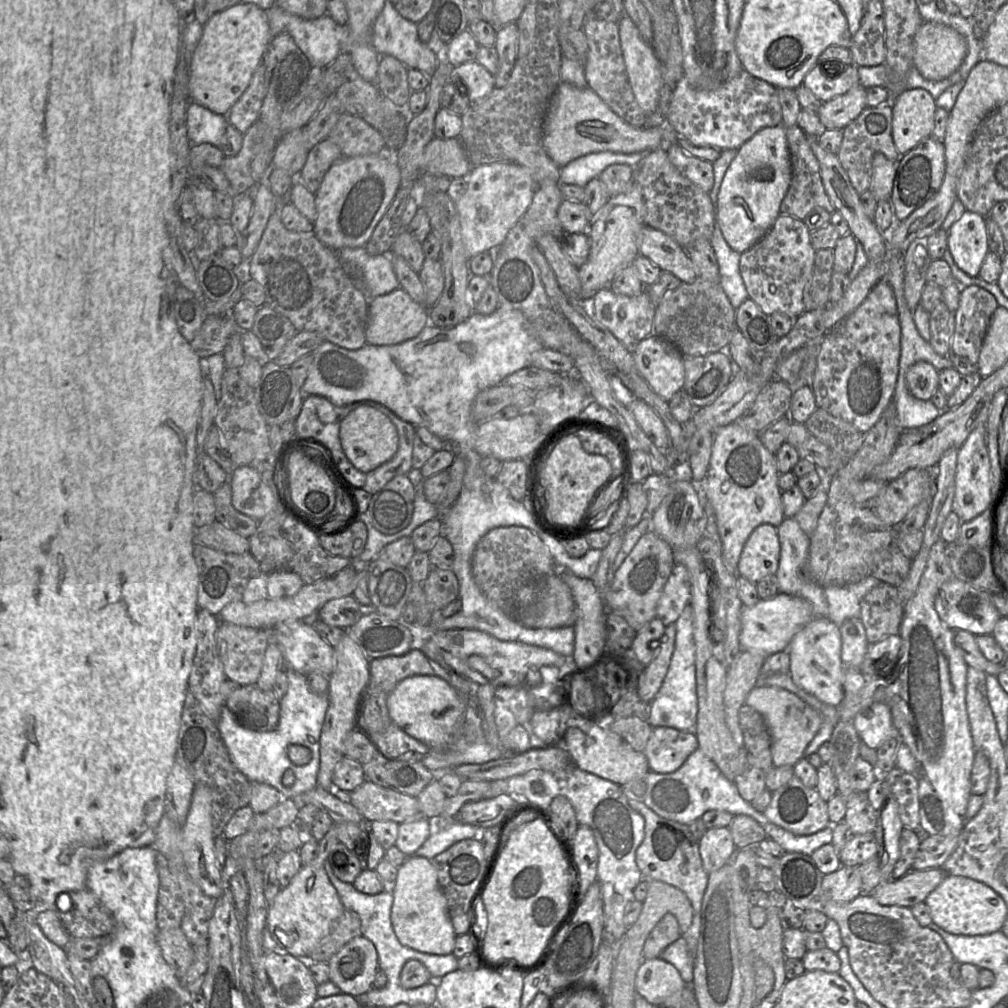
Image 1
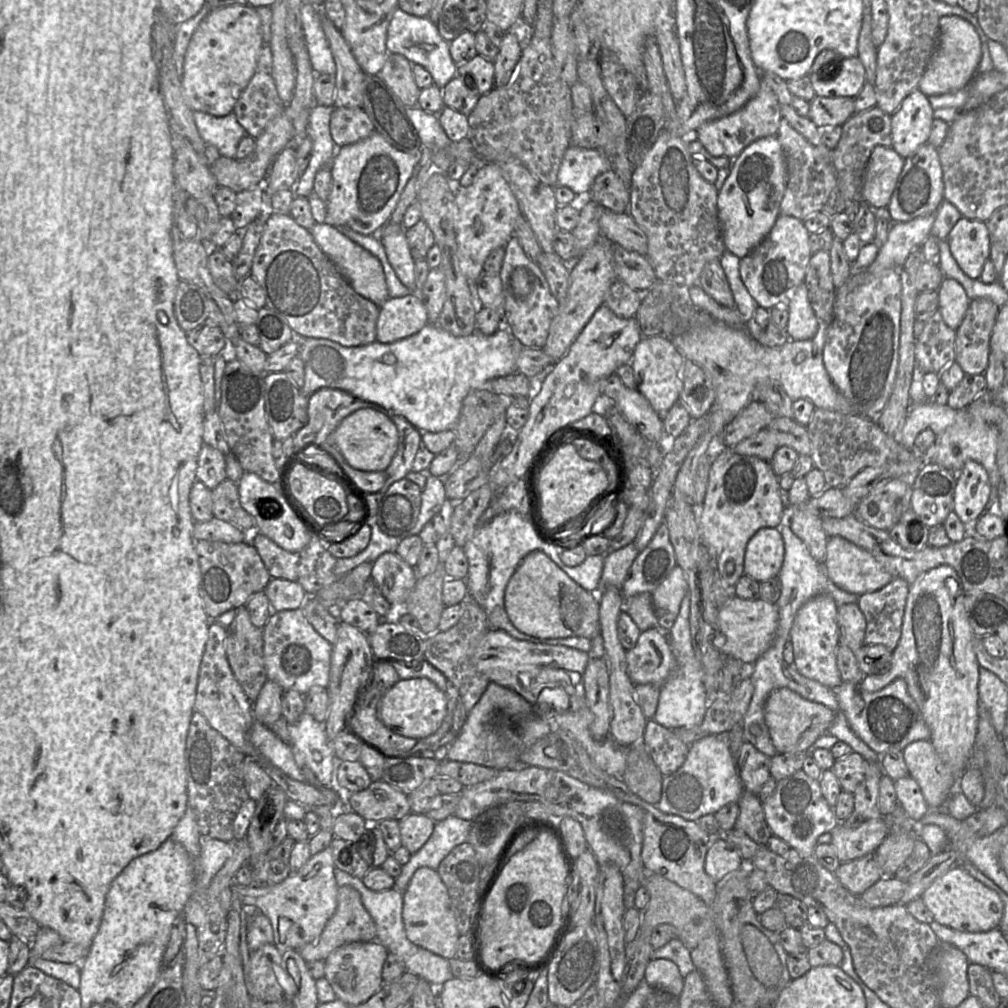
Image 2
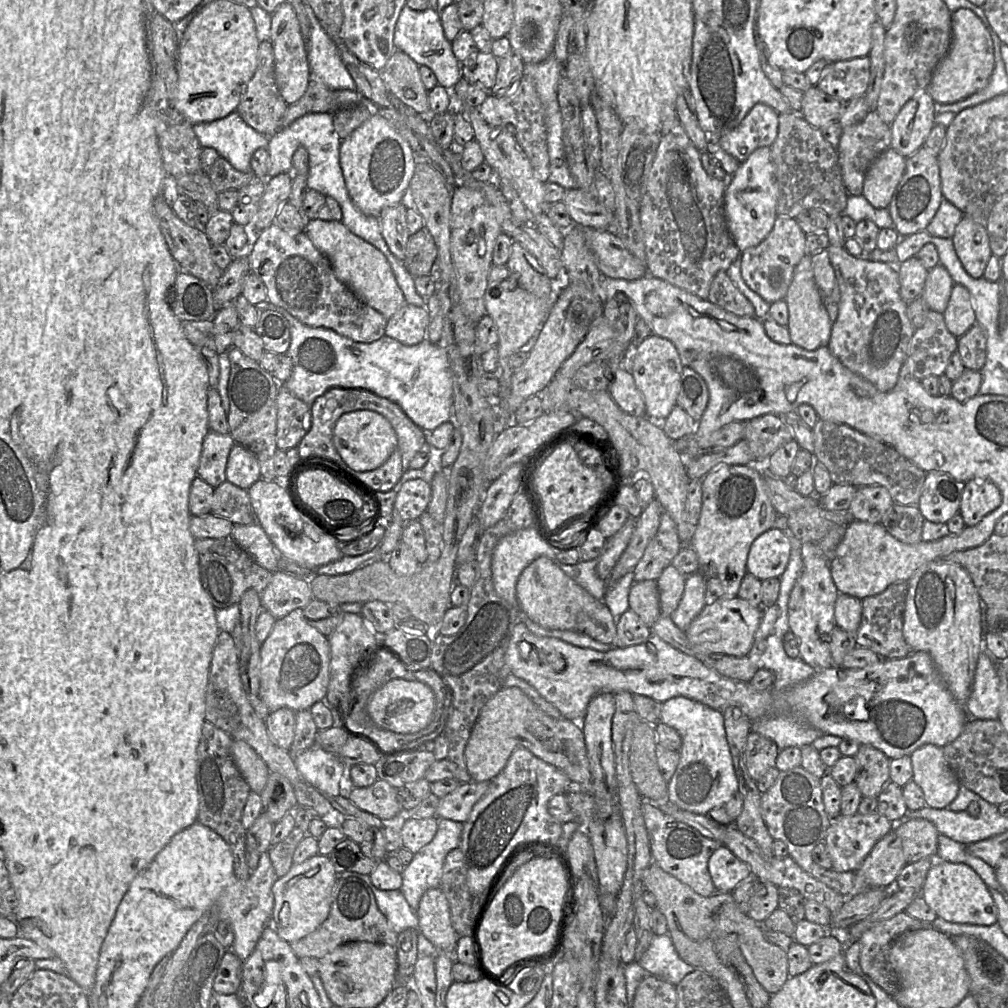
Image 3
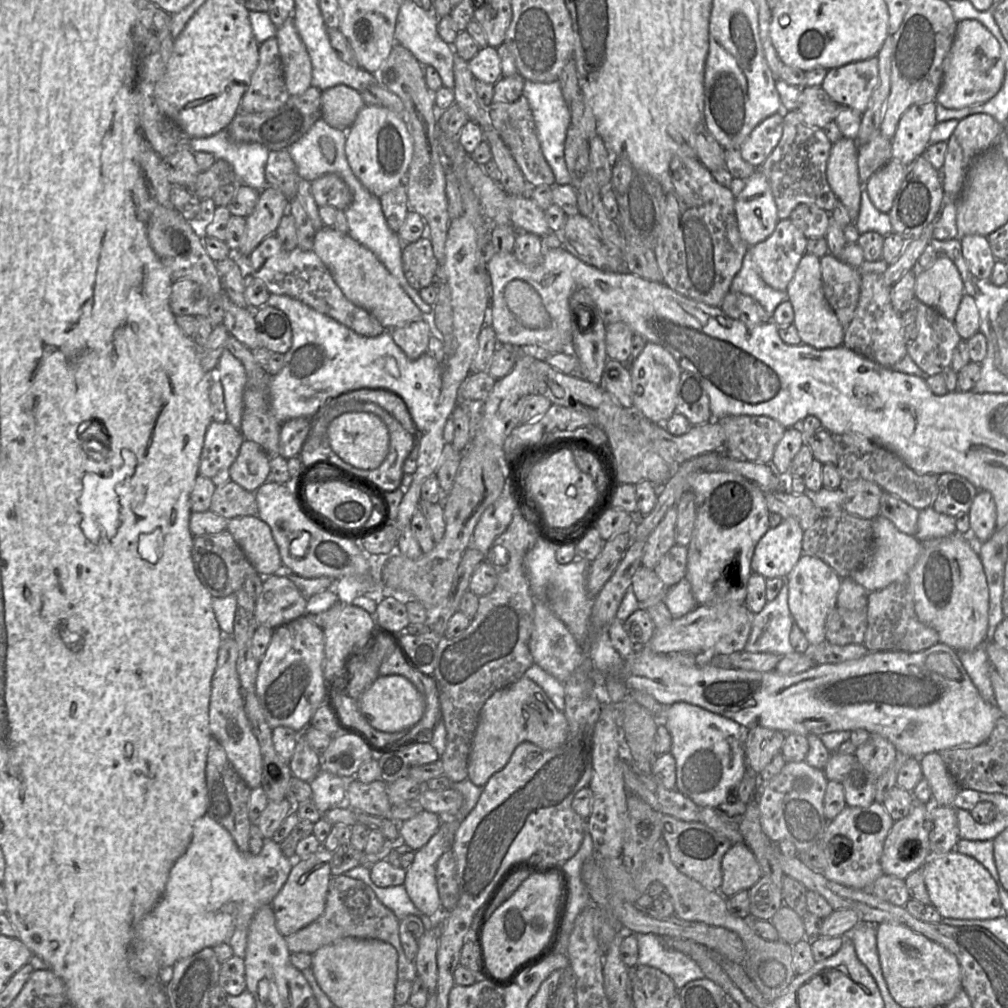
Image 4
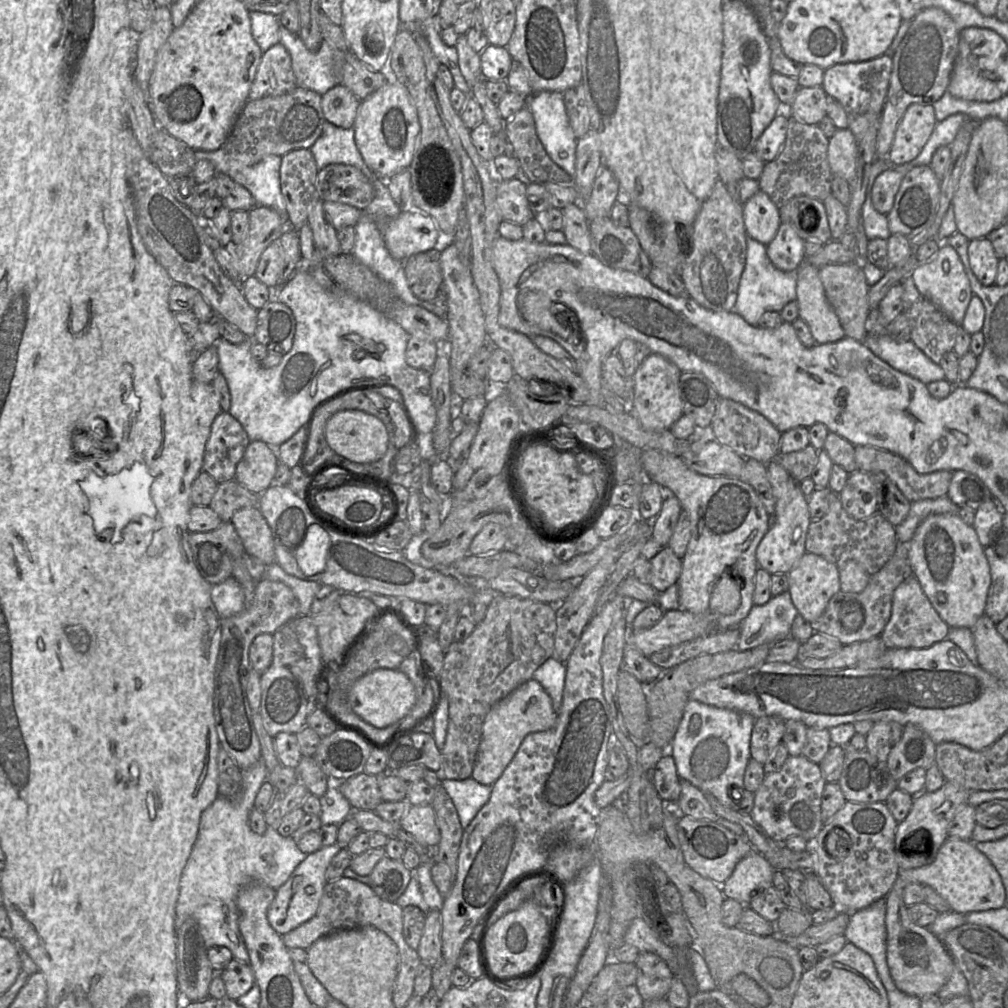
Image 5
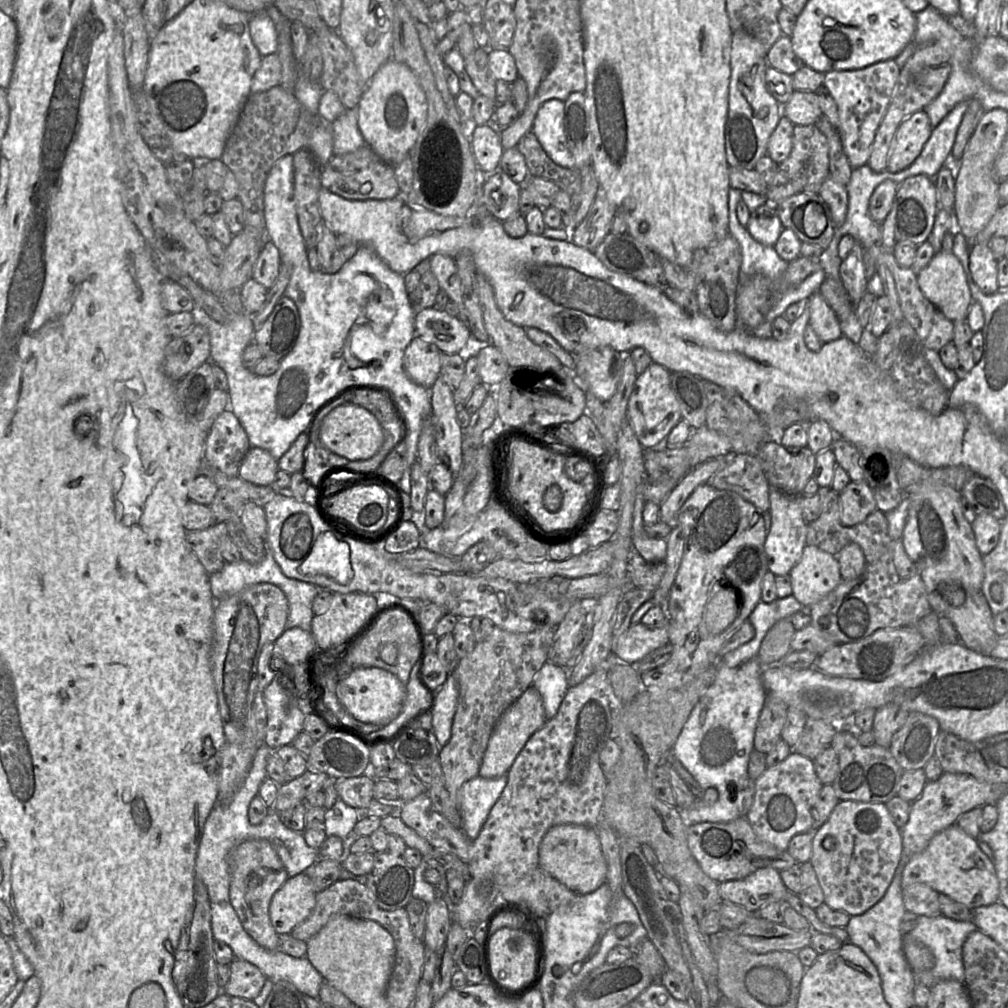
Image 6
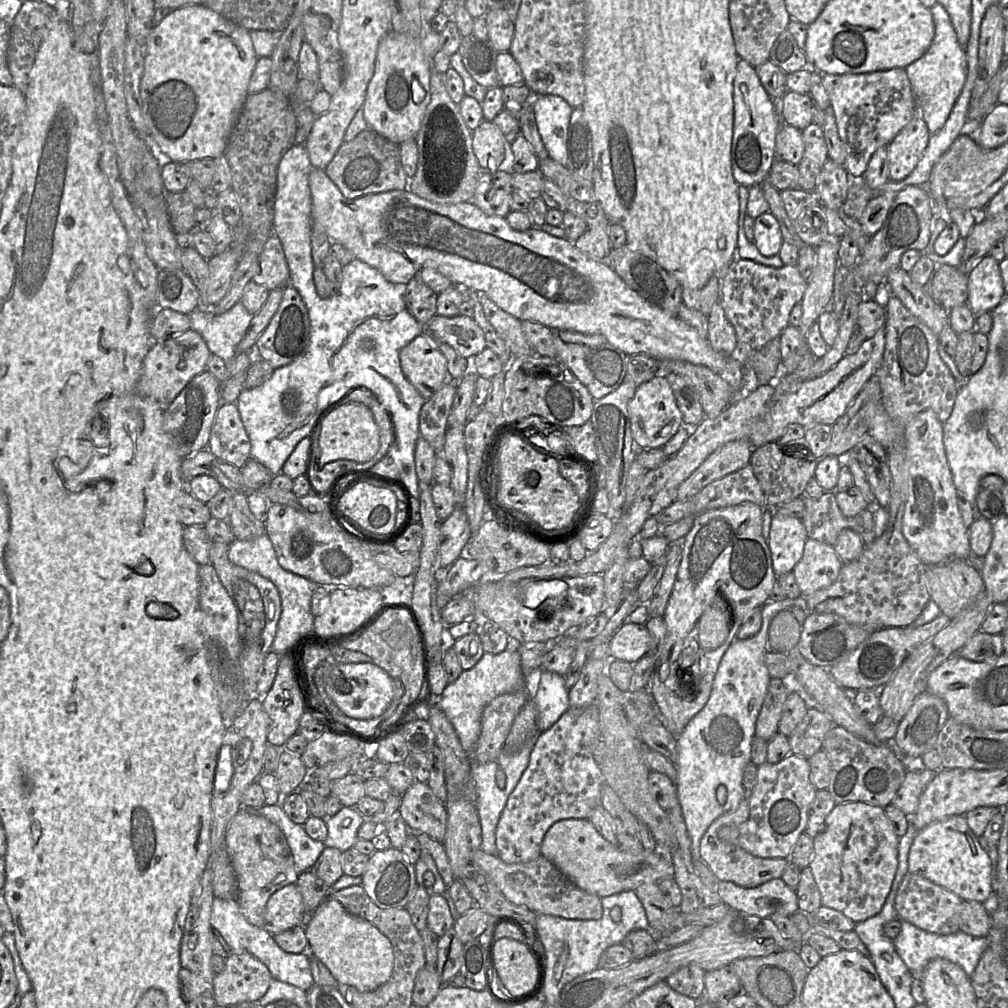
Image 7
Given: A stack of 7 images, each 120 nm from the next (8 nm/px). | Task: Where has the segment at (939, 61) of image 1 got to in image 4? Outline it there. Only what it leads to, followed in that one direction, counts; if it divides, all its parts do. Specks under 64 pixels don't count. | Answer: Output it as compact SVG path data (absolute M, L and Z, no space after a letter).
M961 20L957 23L953 43L943 62L942 83L935 102L948 109L983 104L999 92L1004 77L1005 64L994 35L978 20Z

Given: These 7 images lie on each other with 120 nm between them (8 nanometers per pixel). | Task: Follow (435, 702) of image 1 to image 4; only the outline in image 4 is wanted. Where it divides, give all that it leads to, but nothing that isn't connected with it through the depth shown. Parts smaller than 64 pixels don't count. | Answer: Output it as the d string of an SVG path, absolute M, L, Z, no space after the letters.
M401 675L379 676L359 699L359 709L367 723L378 731L395 733L411 729L424 714L425 702L421 693Z

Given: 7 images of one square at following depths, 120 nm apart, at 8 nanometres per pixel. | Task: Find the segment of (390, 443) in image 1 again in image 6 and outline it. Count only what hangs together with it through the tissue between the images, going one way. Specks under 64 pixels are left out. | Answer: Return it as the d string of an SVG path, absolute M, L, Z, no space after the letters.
M341 404L325 415L320 427L320 439L329 450L351 461L373 457L384 442L384 431L377 418L358 405Z

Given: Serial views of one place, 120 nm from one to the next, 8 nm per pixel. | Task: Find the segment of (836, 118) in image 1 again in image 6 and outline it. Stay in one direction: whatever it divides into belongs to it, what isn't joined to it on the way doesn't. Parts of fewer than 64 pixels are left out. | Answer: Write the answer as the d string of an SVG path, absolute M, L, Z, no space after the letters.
M794 90L784 105L784 115L794 125L814 124L823 114L816 91Z

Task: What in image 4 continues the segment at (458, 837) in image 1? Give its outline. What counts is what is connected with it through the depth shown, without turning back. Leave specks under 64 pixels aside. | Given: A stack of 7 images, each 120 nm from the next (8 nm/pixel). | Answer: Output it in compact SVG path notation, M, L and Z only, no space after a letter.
M453 818L442 820L439 829L427 844L415 851L403 884L416 908L429 917L442 910L436 882L436 864L443 853L452 849L457 829Z

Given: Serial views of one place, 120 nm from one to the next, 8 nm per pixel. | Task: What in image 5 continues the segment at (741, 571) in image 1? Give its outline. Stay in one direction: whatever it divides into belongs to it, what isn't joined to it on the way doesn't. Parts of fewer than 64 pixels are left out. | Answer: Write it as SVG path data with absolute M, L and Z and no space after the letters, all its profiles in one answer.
M771 460L767 463L767 476L775 498L776 522L770 528L756 550L759 568L771 575L788 574L796 566L805 551L806 536L812 521L807 506L807 497L802 493L799 483L778 463Z

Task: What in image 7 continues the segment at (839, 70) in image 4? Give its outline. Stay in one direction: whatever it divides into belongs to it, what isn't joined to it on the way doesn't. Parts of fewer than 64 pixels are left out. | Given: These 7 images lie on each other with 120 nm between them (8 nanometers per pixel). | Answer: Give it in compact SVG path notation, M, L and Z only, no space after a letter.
M893 68L889 70L875 71L870 73L858 73L858 74L822 74L823 85L827 91L827 94L830 99L830 106L833 114L835 116L835 121L838 129L838 135L840 140L842 141L845 151L846 151L846 161L845 161L845 169L848 172L849 176L852 180L854 179L862 179L864 172L867 169L869 160L873 153L882 146L888 146L888 144L893 140L893 138L902 130L904 126L906 126L911 119L917 115L916 113L916 105L914 96L912 93L911 84L907 77L904 68Z

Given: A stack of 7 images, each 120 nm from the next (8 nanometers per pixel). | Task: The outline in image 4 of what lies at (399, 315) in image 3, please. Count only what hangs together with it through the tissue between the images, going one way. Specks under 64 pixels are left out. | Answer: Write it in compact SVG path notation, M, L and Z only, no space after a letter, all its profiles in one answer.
M429 318L411 322L402 327L390 330L395 343L406 356L415 360L428 351L430 334Z

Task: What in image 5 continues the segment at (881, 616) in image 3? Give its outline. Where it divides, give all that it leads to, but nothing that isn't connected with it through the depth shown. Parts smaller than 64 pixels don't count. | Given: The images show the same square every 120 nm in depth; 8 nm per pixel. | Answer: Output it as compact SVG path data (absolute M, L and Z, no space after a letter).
M915 576L904 580L894 591L891 616L879 635L889 648L928 648L947 638L949 626L940 618L930 601L923 593Z

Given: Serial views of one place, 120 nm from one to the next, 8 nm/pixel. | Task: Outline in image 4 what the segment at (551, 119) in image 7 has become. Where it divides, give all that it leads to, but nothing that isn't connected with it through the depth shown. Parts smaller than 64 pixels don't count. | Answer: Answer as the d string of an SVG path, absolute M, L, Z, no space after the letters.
M525 80L522 95L526 97L531 108L540 147L547 163L552 169L555 184L570 184L571 178L565 162L564 145L567 129L571 124L571 113L563 97L559 81L534 82Z

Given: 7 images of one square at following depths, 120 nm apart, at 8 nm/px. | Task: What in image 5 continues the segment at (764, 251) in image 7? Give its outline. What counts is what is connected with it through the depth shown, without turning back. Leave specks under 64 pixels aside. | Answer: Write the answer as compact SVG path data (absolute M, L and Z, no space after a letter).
M762 190L743 205L743 219L747 235L765 245L774 239L781 224L779 208Z

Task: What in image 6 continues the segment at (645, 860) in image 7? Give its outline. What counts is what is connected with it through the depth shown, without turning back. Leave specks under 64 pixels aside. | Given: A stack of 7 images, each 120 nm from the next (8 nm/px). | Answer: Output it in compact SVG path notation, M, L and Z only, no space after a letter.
M560 824L551 827L538 850L538 867L576 894L588 894L606 883L607 864L598 834L593 827Z

